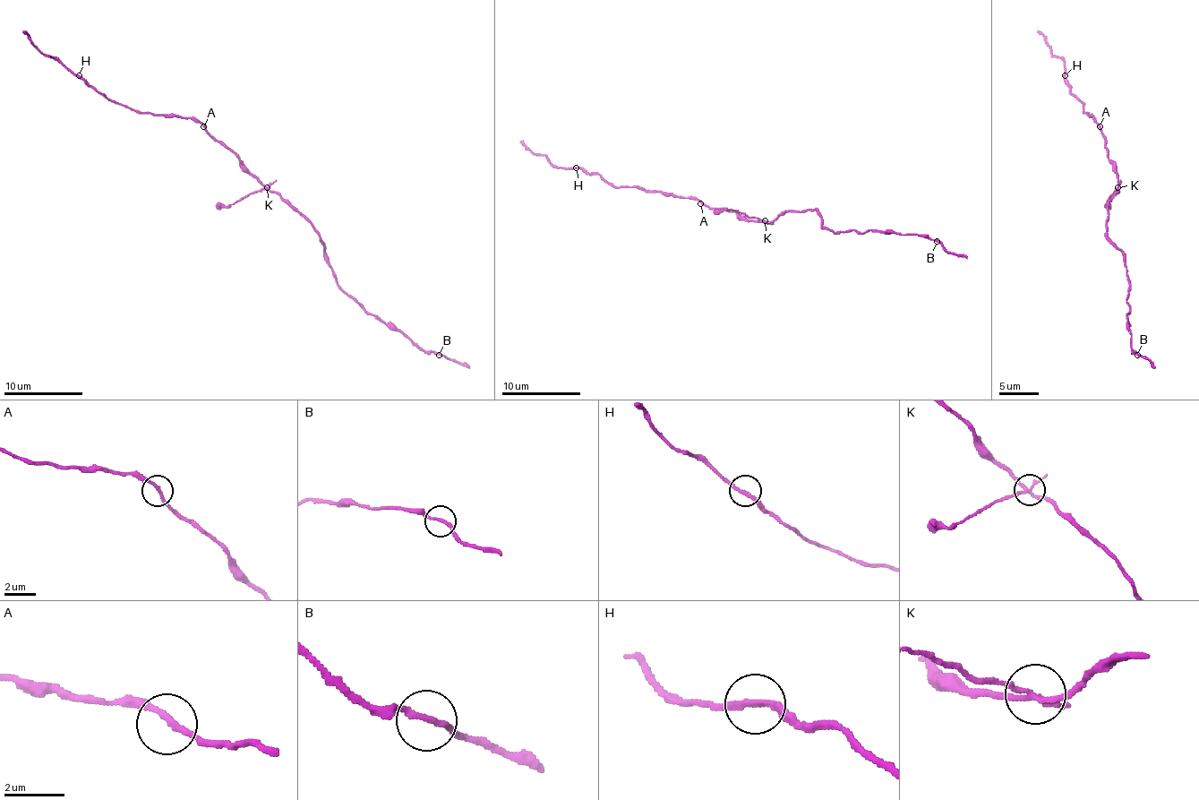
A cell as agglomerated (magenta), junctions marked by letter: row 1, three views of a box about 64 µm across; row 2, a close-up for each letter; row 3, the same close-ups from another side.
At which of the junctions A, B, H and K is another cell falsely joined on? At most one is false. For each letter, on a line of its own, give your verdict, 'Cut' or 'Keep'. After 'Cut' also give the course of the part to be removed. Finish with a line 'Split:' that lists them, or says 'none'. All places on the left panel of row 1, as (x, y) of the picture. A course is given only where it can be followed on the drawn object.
A: Keep
B: Keep
H: Keep
K: Cut. Course of the part to remove: (267, 188), (251, 192), (226, 206), (215, 206)
Split: K

